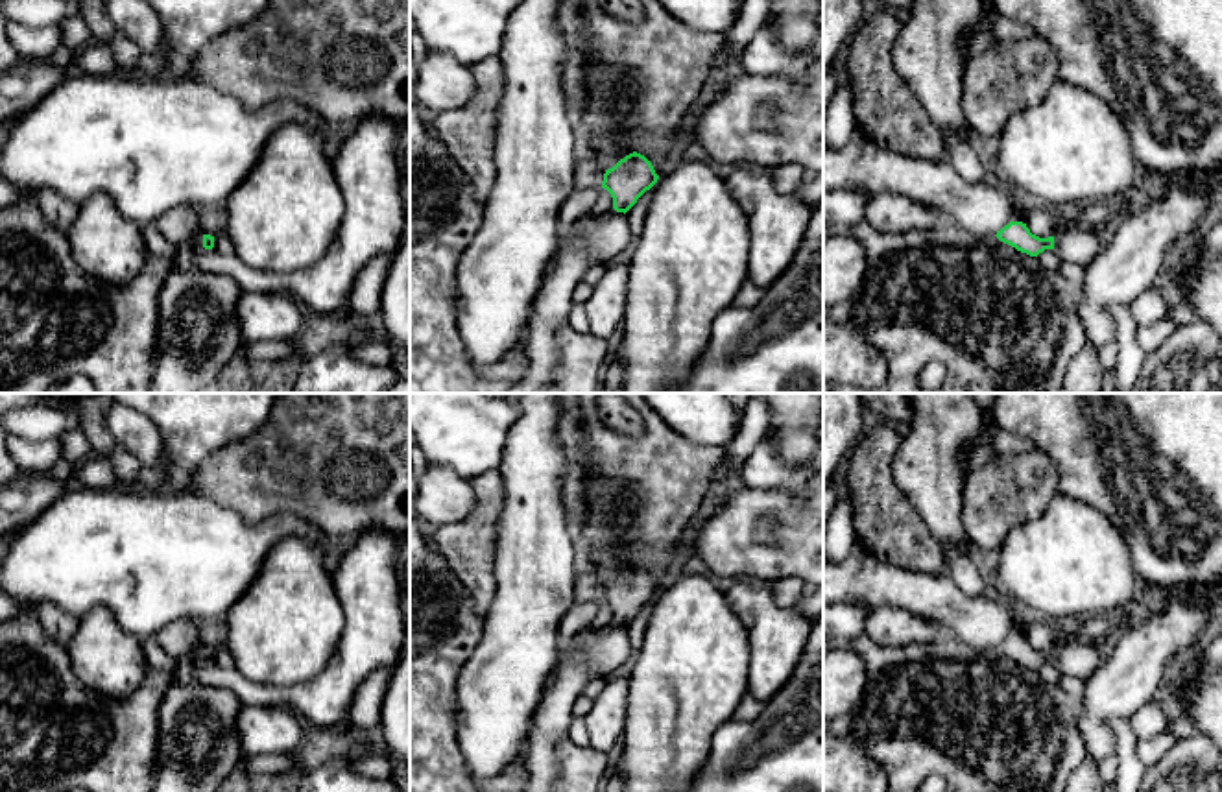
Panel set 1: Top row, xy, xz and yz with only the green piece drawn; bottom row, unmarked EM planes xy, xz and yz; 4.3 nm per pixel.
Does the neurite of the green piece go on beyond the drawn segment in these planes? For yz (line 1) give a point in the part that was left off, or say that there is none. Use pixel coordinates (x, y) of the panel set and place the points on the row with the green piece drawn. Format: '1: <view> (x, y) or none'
1: yz (1082, 248)

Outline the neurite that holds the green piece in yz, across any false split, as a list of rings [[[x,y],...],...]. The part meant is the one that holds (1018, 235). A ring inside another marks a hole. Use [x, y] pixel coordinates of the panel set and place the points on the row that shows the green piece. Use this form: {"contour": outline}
{"contour": [[[1010,222],[995,236],[1030,257],[1054,249],[1065,262],[1087,264],[1100,253],[1098,240],[1091,233],[1056,233],[1054,236],[1039,238],[1023,222]]]}

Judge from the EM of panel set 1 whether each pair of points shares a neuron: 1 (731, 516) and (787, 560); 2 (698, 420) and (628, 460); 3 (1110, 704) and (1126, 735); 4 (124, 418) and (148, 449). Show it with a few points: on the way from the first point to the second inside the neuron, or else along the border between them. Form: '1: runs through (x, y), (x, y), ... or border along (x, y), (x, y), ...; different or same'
1: runs through (739, 530), (766, 558), (772, 558); same
2: border along (654, 412), (693, 442), (717, 447); different
3: border along (1128, 717), (1110, 720), (1114, 752); different
4: runs through (128, 425), (144, 442); same

